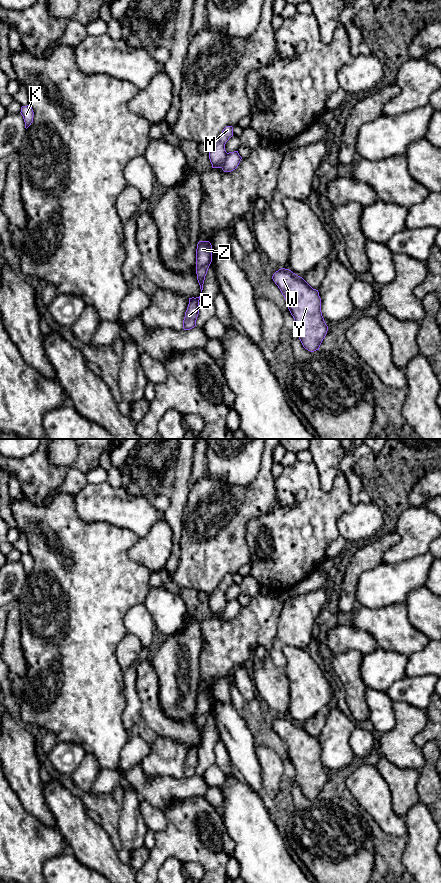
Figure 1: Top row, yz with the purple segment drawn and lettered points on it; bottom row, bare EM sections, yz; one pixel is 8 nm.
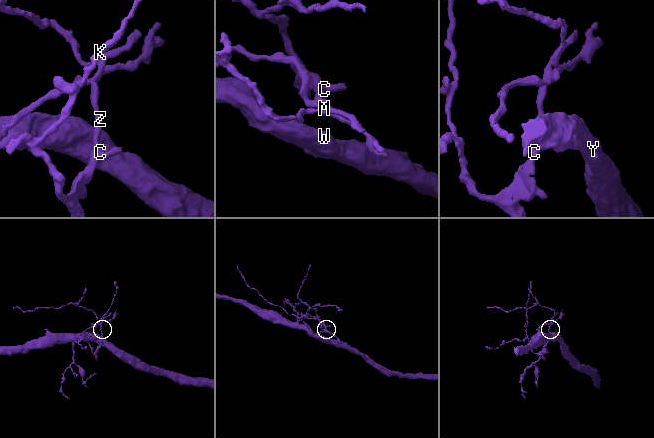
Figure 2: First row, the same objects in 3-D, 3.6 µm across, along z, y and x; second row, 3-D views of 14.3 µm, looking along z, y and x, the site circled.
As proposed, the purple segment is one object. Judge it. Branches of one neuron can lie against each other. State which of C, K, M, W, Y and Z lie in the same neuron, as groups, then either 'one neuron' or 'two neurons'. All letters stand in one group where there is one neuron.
groups C K M Z / W Y; two neurons

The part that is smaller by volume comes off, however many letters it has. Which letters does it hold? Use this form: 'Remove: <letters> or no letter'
Remove: C, K, M, Z

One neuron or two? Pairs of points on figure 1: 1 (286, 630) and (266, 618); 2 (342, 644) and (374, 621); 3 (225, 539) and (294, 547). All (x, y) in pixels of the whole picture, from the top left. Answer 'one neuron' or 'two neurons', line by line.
1: two neurons
2: two neurons
3: two neurons

